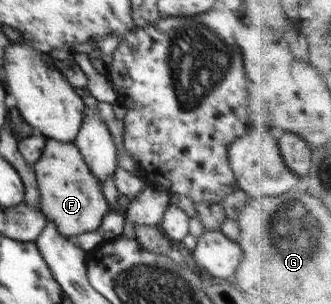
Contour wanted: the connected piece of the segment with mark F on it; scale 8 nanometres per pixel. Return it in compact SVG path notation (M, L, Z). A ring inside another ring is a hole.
M47 139L45 151L33 169L39 183L43 215L57 226L61 235L73 238L80 233L98 231L103 216L111 209L98 179L91 173L74 142Z

